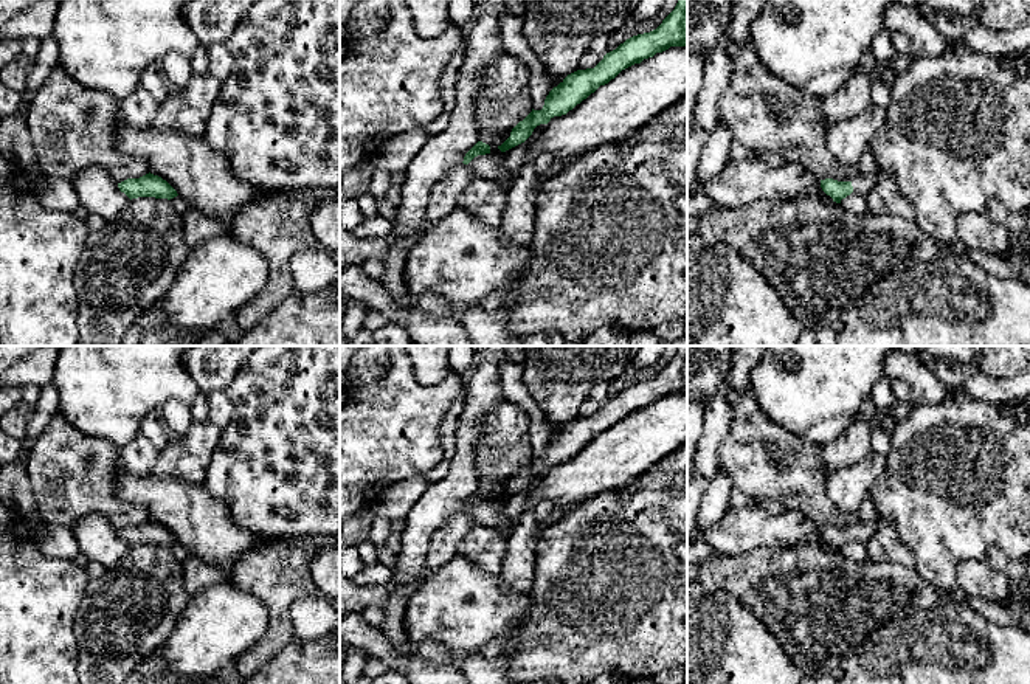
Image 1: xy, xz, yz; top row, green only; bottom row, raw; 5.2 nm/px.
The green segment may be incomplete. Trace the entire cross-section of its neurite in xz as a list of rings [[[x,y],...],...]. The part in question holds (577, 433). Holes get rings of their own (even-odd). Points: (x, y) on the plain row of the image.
[[[678,346],[675,357],[656,377],[627,386],[616,397],[607,400],[594,416],[577,417],[568,422],[549,439],[543,456],[532,456],[512,476],[510,484],[498,496],[506,499],[524,490],[537,473],[548,472],[554,464],[566,462],[600,433],[614,427],[622,417],[641,411],[644,406],[653,405],[670,394],[687,394],[687,346]]]

